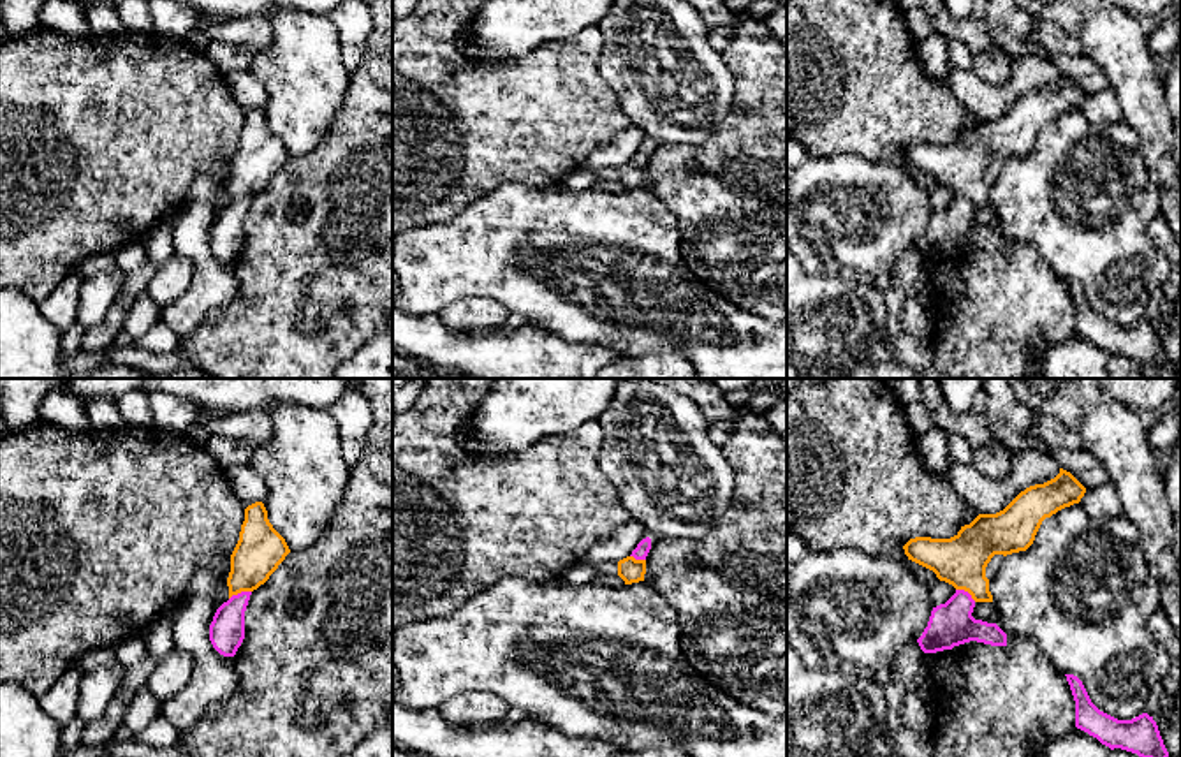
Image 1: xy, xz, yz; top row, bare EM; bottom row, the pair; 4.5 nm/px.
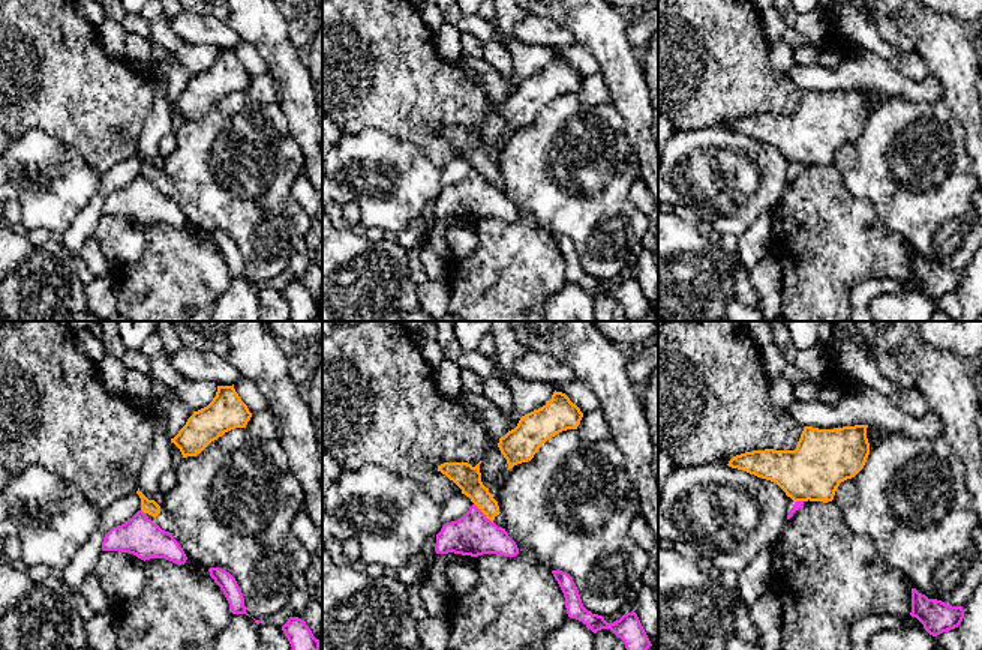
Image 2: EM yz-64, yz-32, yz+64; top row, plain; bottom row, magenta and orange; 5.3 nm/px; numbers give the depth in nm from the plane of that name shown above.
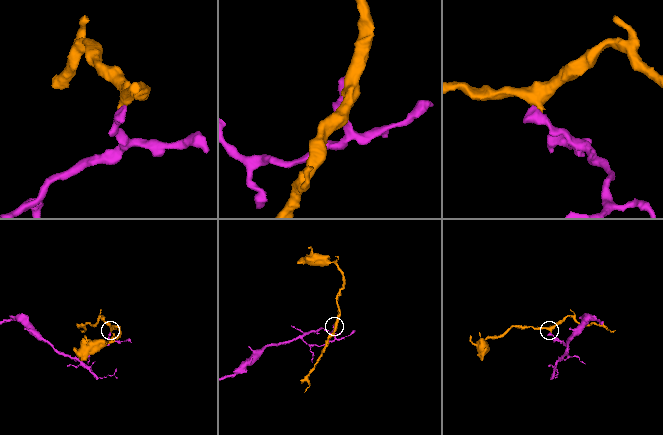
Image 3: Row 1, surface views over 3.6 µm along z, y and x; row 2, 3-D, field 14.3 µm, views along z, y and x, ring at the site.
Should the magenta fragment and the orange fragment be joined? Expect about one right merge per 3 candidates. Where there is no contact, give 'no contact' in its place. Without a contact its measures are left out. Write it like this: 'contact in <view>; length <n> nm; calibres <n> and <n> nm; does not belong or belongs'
contact in xy; length 110 nm; calibres 160 and 220 nm; does not belong

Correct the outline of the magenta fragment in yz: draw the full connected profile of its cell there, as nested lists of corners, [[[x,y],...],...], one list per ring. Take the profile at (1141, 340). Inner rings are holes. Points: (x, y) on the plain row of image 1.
[[[1065,280],[1075,306],[1075,333],[1097,343],[1111,356],[1121,354],[1162,370],[1169,357],[1160,342],[1158,331],[1148,319],[1132,326],[1118,326],[1100,317],[1089,305],[1082,287]]]

